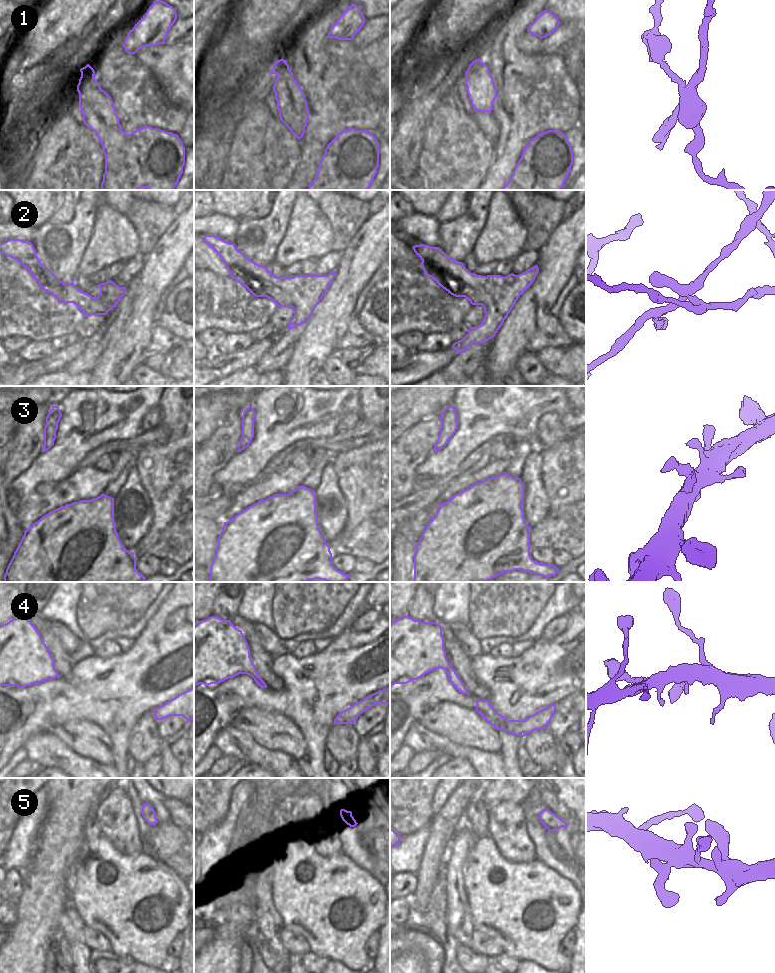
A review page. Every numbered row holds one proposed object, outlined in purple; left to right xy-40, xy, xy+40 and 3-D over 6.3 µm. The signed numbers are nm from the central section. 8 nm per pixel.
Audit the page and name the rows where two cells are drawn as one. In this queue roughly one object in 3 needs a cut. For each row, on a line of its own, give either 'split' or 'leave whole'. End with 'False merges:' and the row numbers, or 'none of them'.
1: split
2: split
3: leave whole
4: leave whole
5: leave whole
False merges: 1, 2

